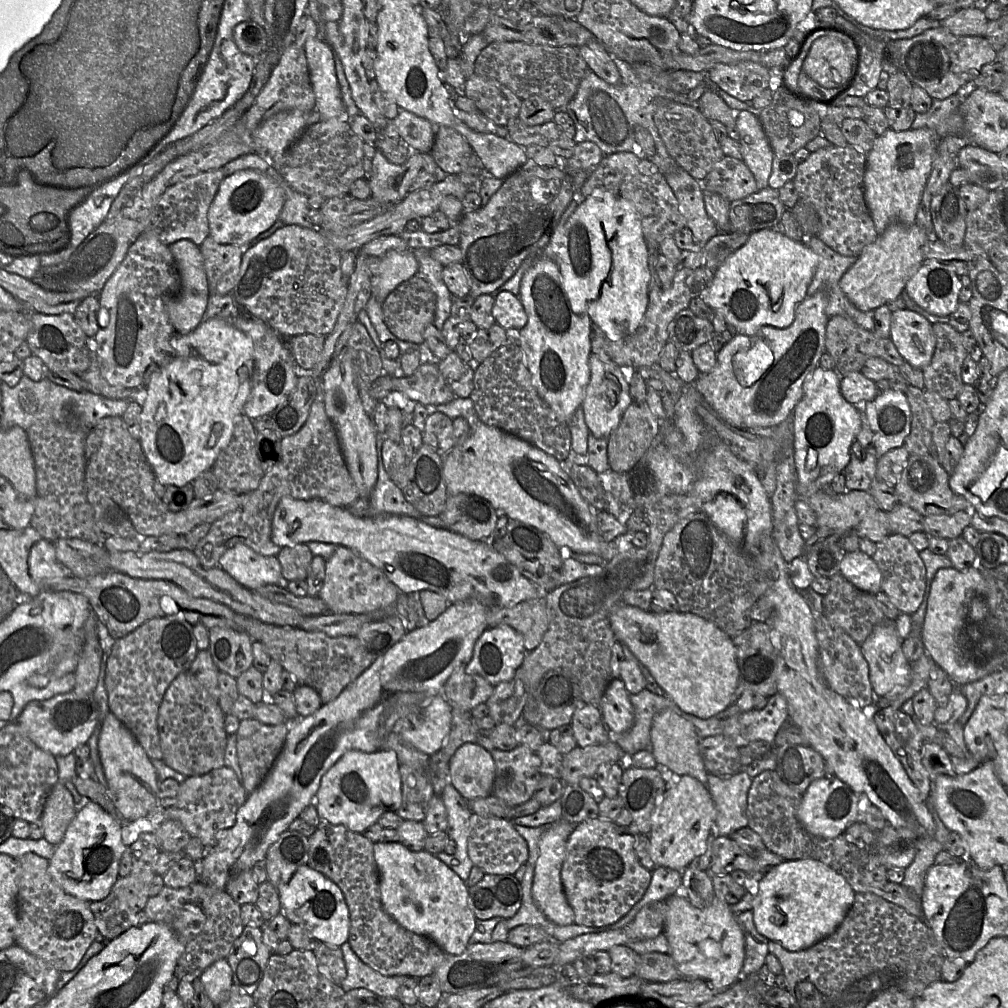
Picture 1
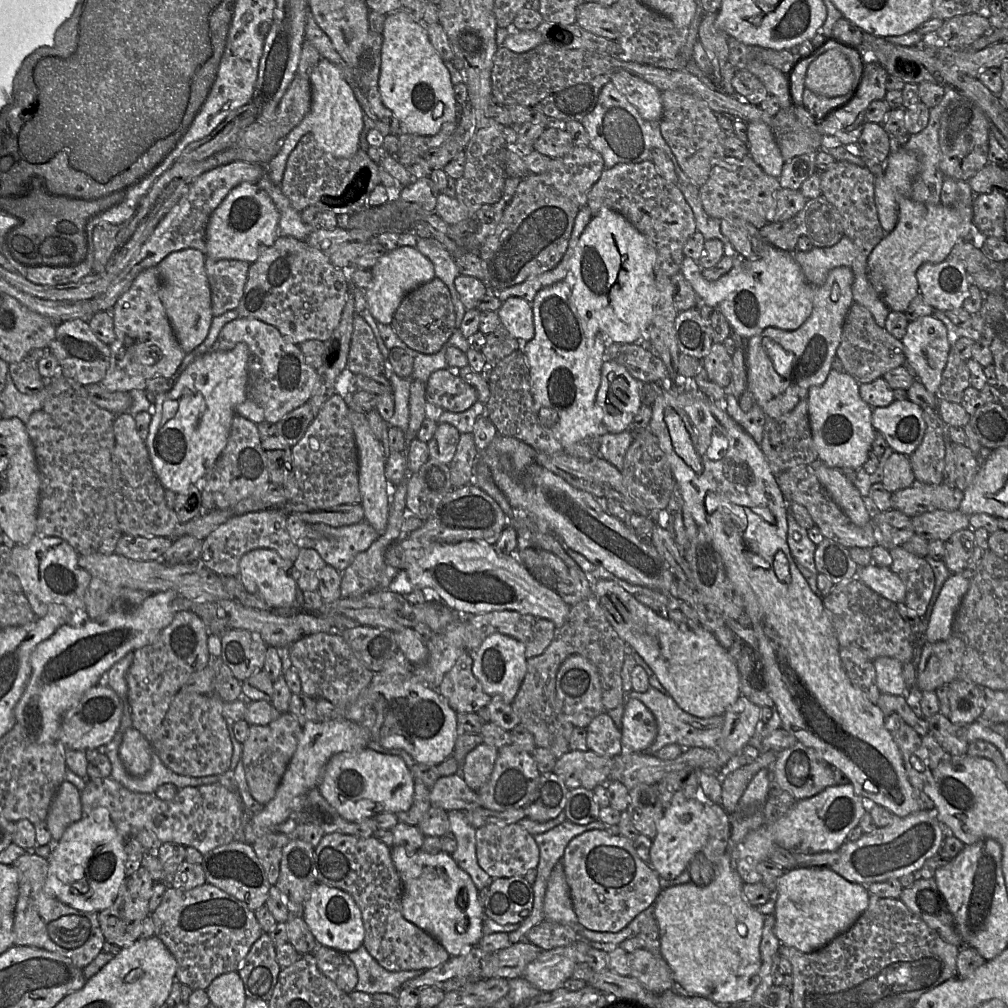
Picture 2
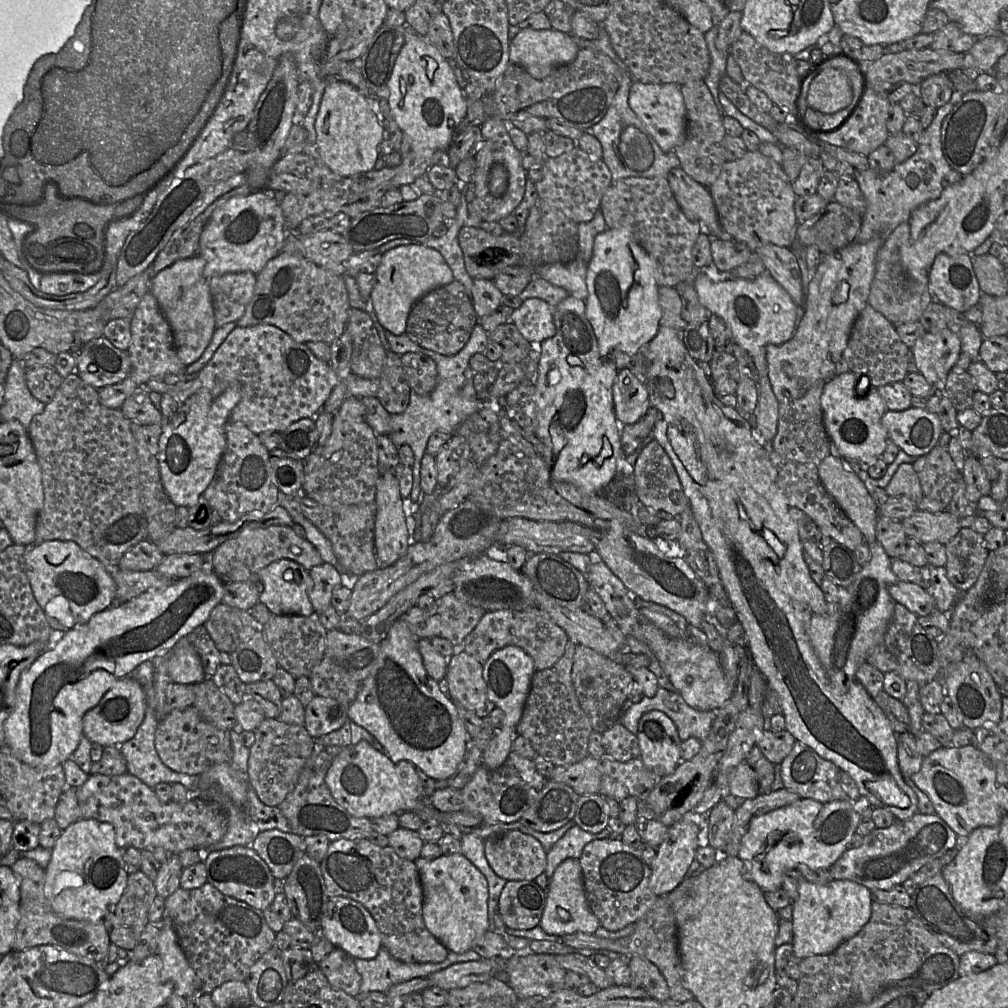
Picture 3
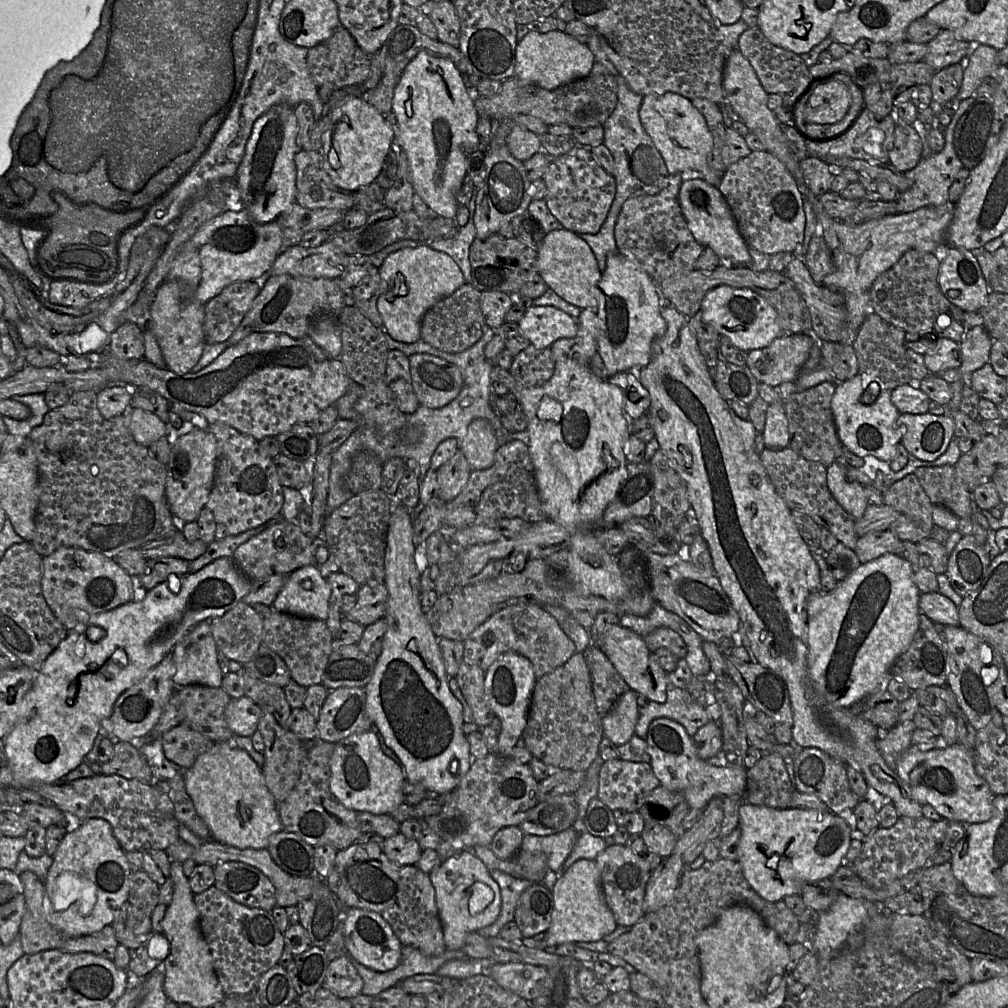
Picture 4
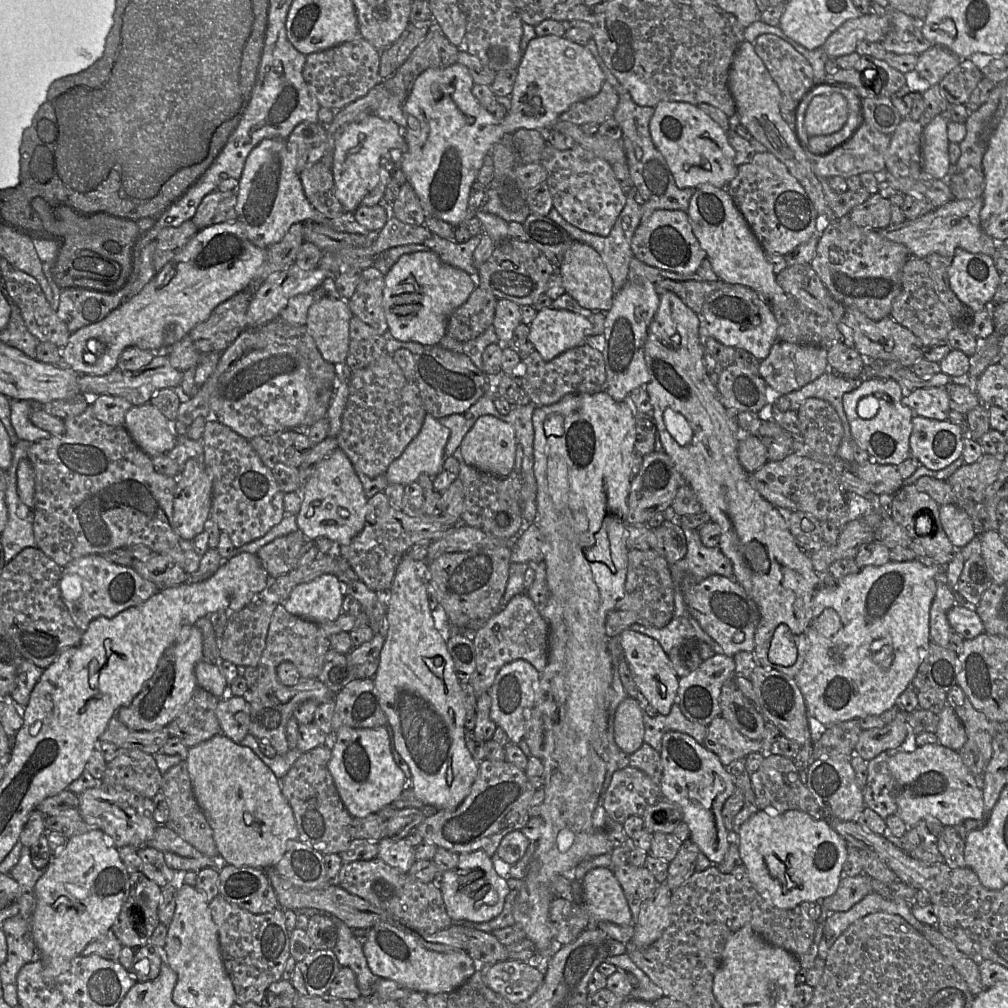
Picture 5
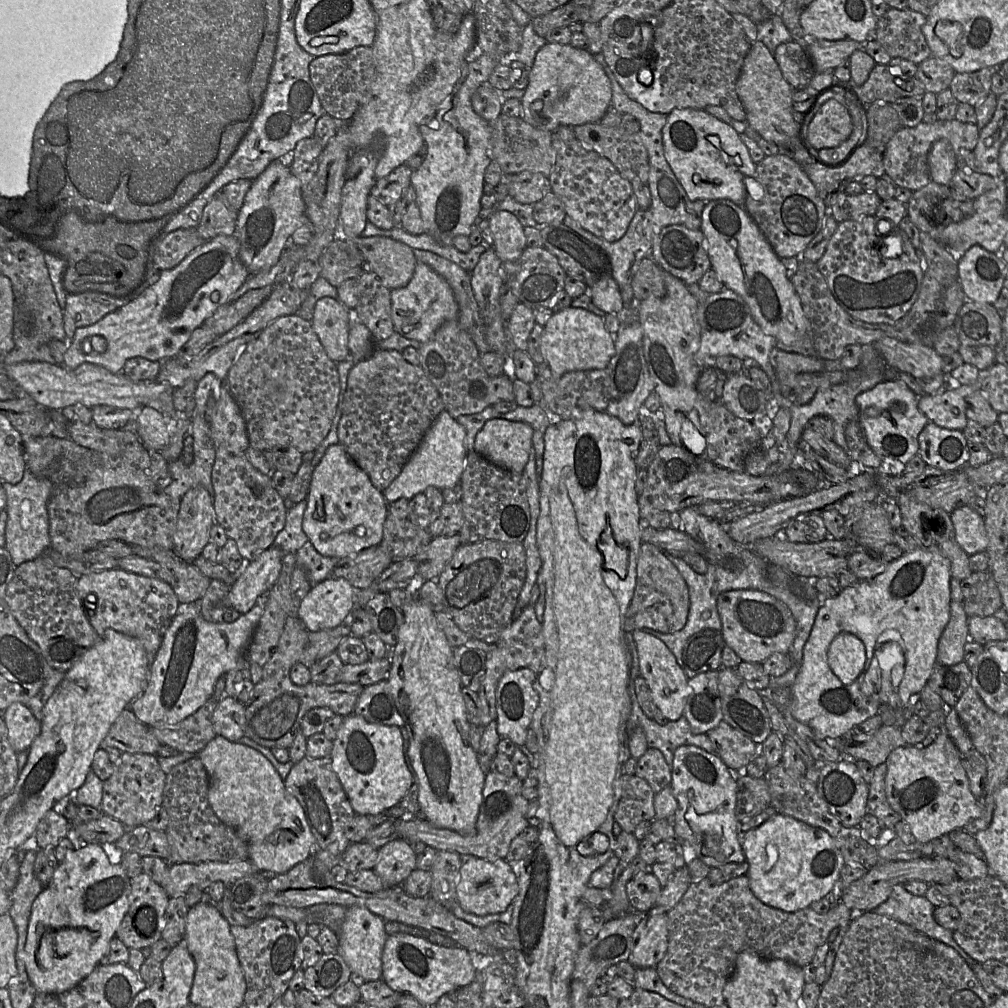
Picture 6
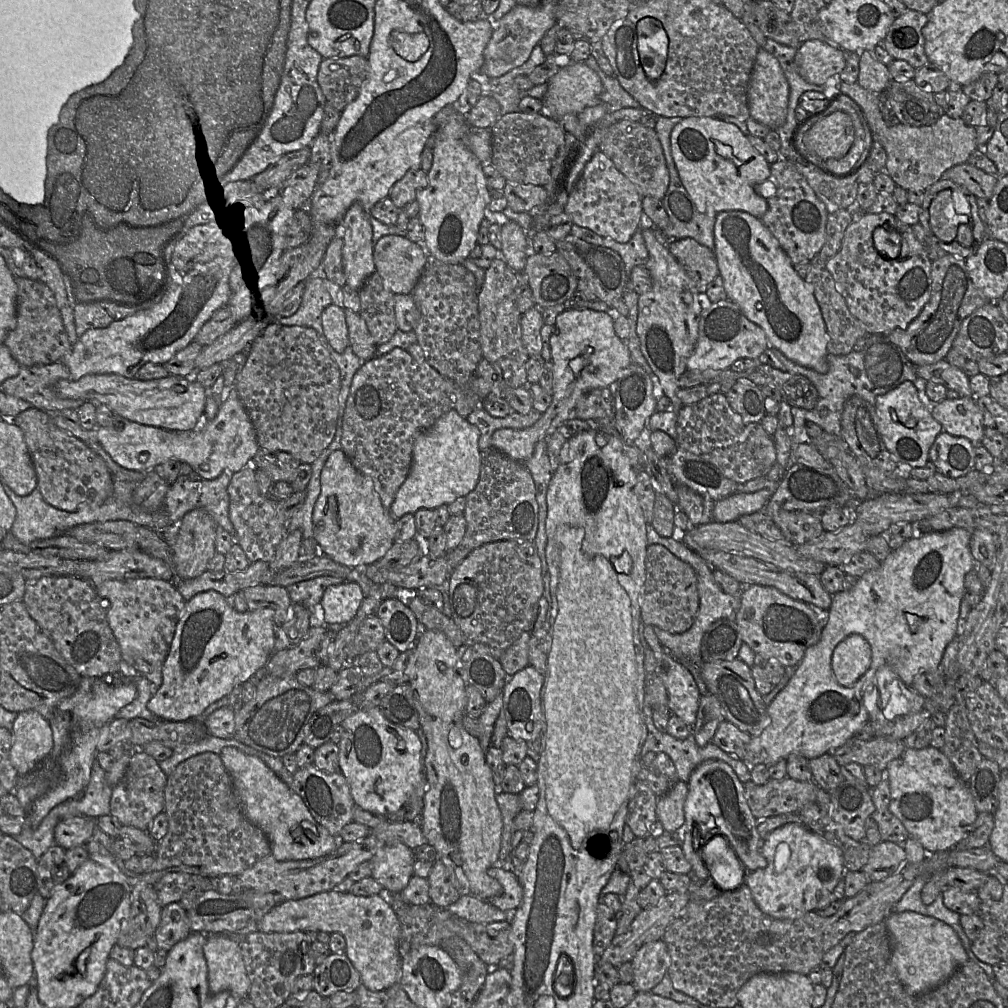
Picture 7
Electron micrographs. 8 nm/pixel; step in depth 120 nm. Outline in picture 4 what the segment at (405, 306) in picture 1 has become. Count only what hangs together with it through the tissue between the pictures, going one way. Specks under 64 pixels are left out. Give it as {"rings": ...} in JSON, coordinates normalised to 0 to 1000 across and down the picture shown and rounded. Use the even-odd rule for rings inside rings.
{"rings":[[[460,282],[428,306],[418,316],[417,337],[445,350],[458,349],[471,341],[484,324],[476,304],[477,289],[467,282]]]}

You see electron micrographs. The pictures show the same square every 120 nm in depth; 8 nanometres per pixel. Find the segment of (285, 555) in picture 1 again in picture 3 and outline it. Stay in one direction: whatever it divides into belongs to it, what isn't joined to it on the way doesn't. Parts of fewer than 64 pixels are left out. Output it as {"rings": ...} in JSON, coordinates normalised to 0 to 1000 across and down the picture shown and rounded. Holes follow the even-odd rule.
{"rings":[[[320,558],[307,565],[311,582],[307,588],[312,606],[317,608],[328,600],[329,587],[332,582],[340,579],[343,569],[327,559]]]}

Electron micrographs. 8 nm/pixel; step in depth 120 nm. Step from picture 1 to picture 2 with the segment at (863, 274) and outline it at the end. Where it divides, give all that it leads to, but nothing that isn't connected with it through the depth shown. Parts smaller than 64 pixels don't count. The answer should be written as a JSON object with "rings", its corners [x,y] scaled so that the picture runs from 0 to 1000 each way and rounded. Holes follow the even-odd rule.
{"rings":[[[893,195],[891,197],[891,219],[888,226],[875,236],[860,257],[862,279],[882,308],[898,311],[905,297],[912,292],[910,268],[918,261],[933,261],[940,257],[946,243],[958,236],[964,226],[964,204],[946,207],[933,201],[918,202],[908,200],[903,195]]]}

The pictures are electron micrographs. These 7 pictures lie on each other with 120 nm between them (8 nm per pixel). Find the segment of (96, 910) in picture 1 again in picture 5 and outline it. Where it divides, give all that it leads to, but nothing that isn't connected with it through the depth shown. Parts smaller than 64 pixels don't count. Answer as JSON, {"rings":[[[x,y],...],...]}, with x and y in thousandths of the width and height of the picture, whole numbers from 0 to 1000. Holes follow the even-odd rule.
{"rings":[[[142,865],[128,867],[128,883],[119,907],[111,918],[122,938],[137,941],[148,936],[158,918],[161,881]]]}

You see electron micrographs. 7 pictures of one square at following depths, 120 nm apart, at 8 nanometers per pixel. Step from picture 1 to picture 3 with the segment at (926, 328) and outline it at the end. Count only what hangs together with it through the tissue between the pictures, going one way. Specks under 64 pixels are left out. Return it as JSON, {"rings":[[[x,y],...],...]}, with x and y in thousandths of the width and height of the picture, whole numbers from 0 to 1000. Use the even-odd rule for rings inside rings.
{"rings":[[[938,325],[928,330],[918,329],[903,345],[908,354],[912,369],[927,383],[934,384],[954,350],[950,328]]]}

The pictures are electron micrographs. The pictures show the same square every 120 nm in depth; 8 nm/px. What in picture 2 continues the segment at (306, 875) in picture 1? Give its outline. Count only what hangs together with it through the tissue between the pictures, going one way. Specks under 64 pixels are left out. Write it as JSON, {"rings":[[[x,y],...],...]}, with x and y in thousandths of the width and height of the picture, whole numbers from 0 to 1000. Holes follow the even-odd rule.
{"rings":[[[313,876],[302,896],[300,911],[316,938],[347,945],[360,938],[362,921],[356,899],[344,885]]]}

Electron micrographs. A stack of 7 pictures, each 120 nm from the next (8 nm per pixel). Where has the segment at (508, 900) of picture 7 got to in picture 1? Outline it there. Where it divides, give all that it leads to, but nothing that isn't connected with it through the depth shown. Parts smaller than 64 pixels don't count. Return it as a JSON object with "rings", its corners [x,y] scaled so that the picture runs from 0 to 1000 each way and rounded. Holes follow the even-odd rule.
{"rings":[[[397,835],[370,836],[371,852],[377,869],[378,896],[395,917],[430,933],[442,946],[456,947],[471,924],[472,910],[464,899],[464,879],[444,858],[423,843],[409,844]]]}

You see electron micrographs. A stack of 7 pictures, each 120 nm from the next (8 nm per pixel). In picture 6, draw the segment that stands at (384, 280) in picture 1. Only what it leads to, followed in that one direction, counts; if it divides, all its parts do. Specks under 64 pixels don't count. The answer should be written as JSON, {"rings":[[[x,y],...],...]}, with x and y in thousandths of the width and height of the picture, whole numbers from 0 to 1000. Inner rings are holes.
{"rings":[[[414,260],[403,284],[388,288],[391,328],[405,336],[424,339],[440,319],[454,316],[454,310],[454,301],[444,280],[420,260]]]}

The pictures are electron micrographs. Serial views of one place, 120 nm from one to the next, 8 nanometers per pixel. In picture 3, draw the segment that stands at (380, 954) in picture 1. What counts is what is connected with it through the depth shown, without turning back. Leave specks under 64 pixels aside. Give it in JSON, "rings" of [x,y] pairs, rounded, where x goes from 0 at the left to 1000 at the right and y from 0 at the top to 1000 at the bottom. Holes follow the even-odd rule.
{"rings":[[[335,832],[327,835],[316,857],[325,888],[341,889],[358,896],[373,914],[378,927],[379,940],[389,949],[406,956],[437,955],[442,951],[445,943],[424,922],[420,913],[421,887],[411,855],[397,850],[387,839],[377,840],[365,832]]]}

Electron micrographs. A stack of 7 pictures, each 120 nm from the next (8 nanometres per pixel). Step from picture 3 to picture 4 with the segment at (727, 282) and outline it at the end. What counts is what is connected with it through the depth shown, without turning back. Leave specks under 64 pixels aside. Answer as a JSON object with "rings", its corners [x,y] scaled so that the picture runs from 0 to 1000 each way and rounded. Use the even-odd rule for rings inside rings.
{"rings":[[[723,283],[707,286],[697,296],[695,310],[697,316],[714,332],[720,333],[727,342],[740,349],[759,345],[778,332],[769,306],[743,286],[729,286]],[[777,400],[762,403],[756,434],[761,444],[778,445],[783,442],[784,430]]]}

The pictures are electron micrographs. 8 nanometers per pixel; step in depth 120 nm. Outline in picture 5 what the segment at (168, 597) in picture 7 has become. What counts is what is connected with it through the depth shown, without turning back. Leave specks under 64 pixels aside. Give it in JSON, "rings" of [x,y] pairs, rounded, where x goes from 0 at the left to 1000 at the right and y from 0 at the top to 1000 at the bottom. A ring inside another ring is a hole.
{"rings":[[[95,550],[72,556],[62,563],[59,583],[72,617],[81,627],[86,625],[94,613],[112,613],[127,603],[143,598],[159,585],[133,564],[113,560]]]}

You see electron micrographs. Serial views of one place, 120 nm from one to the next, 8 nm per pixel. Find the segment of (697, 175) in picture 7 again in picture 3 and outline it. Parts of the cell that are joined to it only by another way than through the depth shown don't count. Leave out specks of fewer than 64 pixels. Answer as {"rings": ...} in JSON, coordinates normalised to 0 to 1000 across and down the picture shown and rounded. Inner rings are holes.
{"rings":[[[629,80],[623,102],[659,151],[668,150],[679,138],[682,116],[676,85],[670,82],[639,83]]]}

